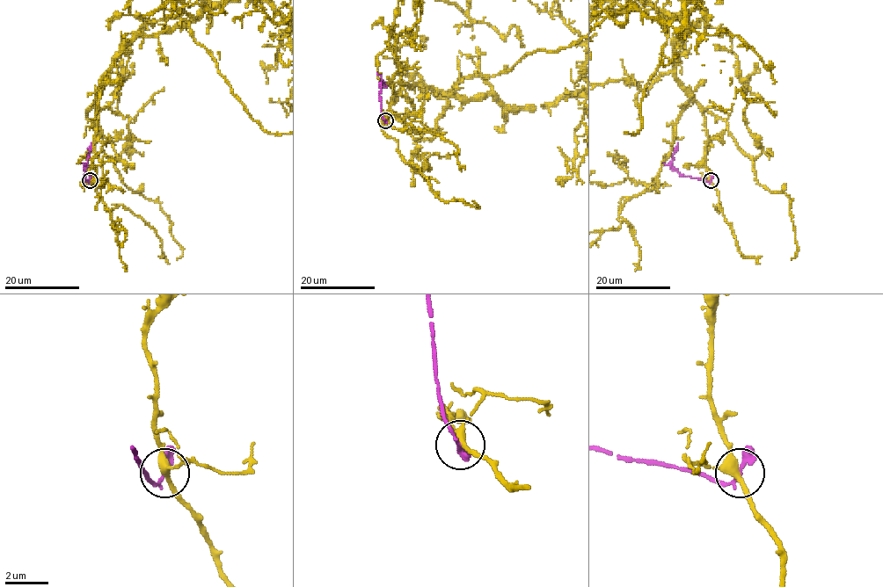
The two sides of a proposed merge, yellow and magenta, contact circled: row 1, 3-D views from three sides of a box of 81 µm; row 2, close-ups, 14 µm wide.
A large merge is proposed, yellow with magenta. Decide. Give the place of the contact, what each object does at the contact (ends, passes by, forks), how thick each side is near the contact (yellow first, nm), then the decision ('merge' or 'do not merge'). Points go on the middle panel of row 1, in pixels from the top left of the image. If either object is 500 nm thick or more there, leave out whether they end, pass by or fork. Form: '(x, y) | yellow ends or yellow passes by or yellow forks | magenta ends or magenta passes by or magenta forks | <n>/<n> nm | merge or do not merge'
(385, 120) | yellow forks | magenta passes by | 300/180 nm | do not merge

